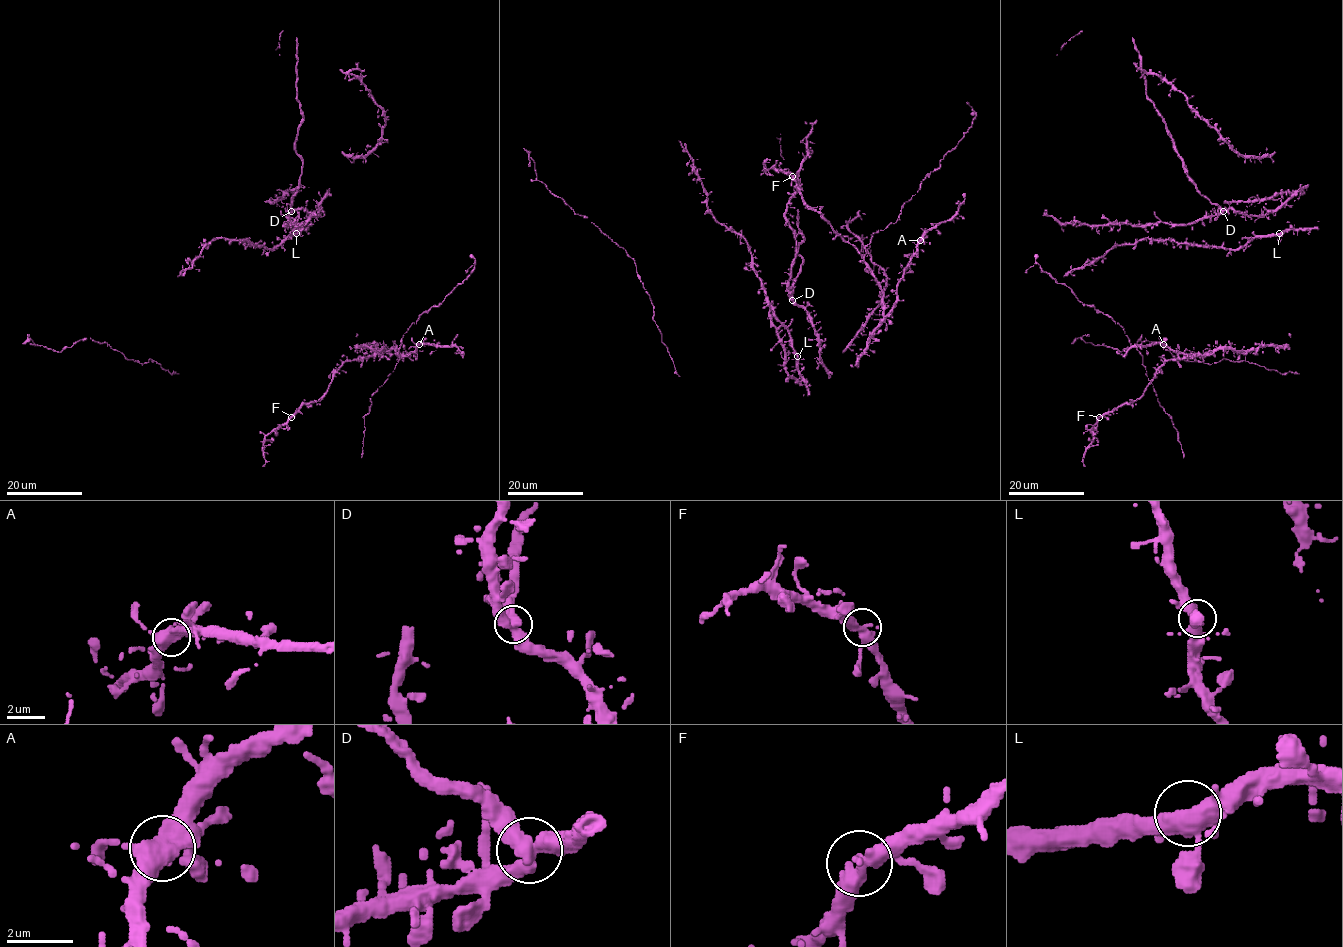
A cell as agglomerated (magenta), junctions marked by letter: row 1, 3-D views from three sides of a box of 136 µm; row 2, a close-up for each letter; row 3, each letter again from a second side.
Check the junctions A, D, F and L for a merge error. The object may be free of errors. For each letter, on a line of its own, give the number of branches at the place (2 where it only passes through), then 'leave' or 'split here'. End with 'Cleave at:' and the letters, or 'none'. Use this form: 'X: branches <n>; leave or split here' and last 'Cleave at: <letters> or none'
A: branches 3; leave
D: branches 3; split here
F: branches 3; leave
L: branches 4; leave
Cleave at: D

